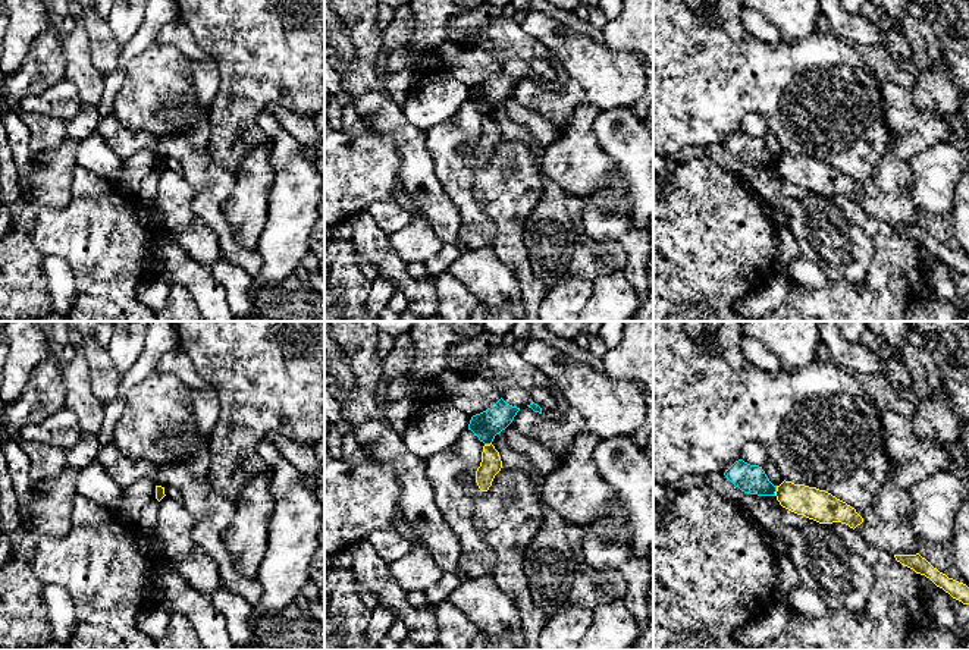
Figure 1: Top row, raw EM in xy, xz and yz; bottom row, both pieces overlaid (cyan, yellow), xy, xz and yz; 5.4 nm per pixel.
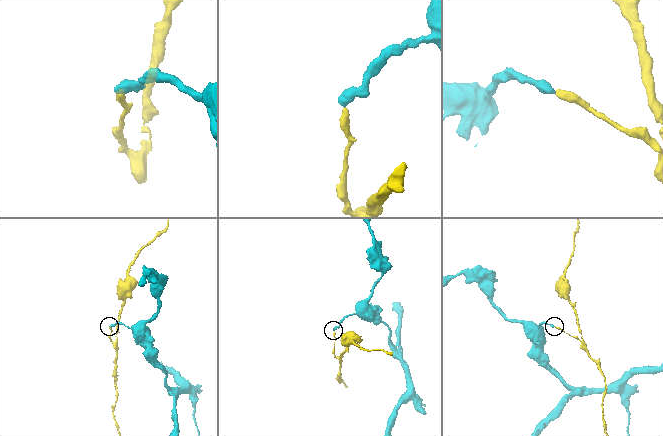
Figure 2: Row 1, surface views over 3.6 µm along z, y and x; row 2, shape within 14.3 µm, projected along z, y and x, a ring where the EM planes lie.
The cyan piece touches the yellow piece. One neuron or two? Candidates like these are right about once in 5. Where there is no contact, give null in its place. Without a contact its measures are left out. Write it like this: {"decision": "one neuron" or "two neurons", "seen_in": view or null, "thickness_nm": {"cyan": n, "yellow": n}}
{"decision": "two neurons", "seen_in": "yz", "thickness_nm": {"cyan": 160, "yellow": 170}}

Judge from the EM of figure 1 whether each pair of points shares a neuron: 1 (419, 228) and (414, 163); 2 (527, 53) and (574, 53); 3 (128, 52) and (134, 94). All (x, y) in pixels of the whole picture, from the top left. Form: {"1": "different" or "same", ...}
{"1": "different", "2": "different", "3": "different"}

